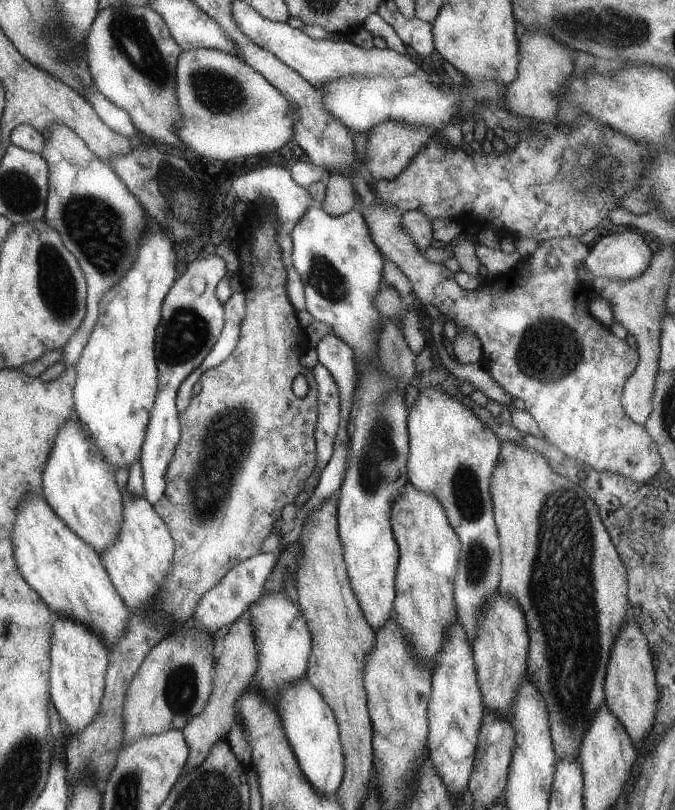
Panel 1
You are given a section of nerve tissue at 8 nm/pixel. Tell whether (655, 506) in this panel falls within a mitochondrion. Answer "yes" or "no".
no

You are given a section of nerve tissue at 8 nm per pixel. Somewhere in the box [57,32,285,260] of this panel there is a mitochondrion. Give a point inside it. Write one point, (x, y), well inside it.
(217, 90)

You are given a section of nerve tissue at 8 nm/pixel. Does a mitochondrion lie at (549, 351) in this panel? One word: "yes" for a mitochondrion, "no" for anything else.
yes

